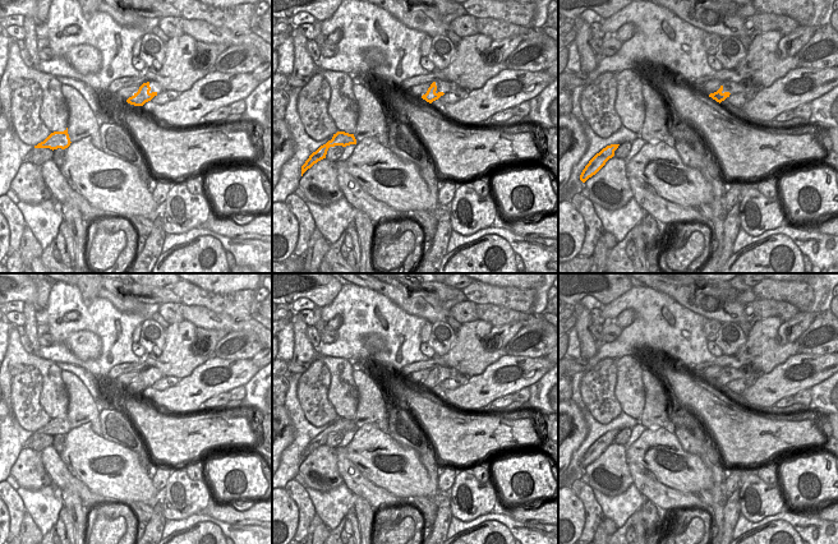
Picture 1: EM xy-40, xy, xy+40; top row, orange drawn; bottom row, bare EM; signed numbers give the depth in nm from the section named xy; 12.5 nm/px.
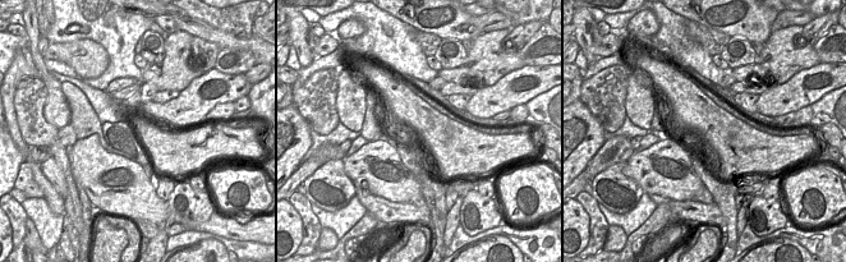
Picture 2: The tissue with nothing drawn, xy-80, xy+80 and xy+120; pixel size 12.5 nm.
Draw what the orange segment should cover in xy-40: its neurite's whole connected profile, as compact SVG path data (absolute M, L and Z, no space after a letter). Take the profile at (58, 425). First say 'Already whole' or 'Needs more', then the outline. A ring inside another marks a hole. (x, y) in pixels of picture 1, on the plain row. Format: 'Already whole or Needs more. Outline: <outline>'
Already whole. Outline: M68 414L64 418L51 419L43 428L34 432L34 434L50 434L50 435L65 435L70 432L70 424L68 420Z

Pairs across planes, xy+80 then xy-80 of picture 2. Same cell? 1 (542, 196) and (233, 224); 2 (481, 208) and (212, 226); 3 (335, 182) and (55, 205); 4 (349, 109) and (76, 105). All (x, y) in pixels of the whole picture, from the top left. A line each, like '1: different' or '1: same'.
1: different
2: different
3: different
4: different

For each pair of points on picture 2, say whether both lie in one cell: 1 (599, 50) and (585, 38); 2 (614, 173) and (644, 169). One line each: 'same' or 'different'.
1: different
2: different

